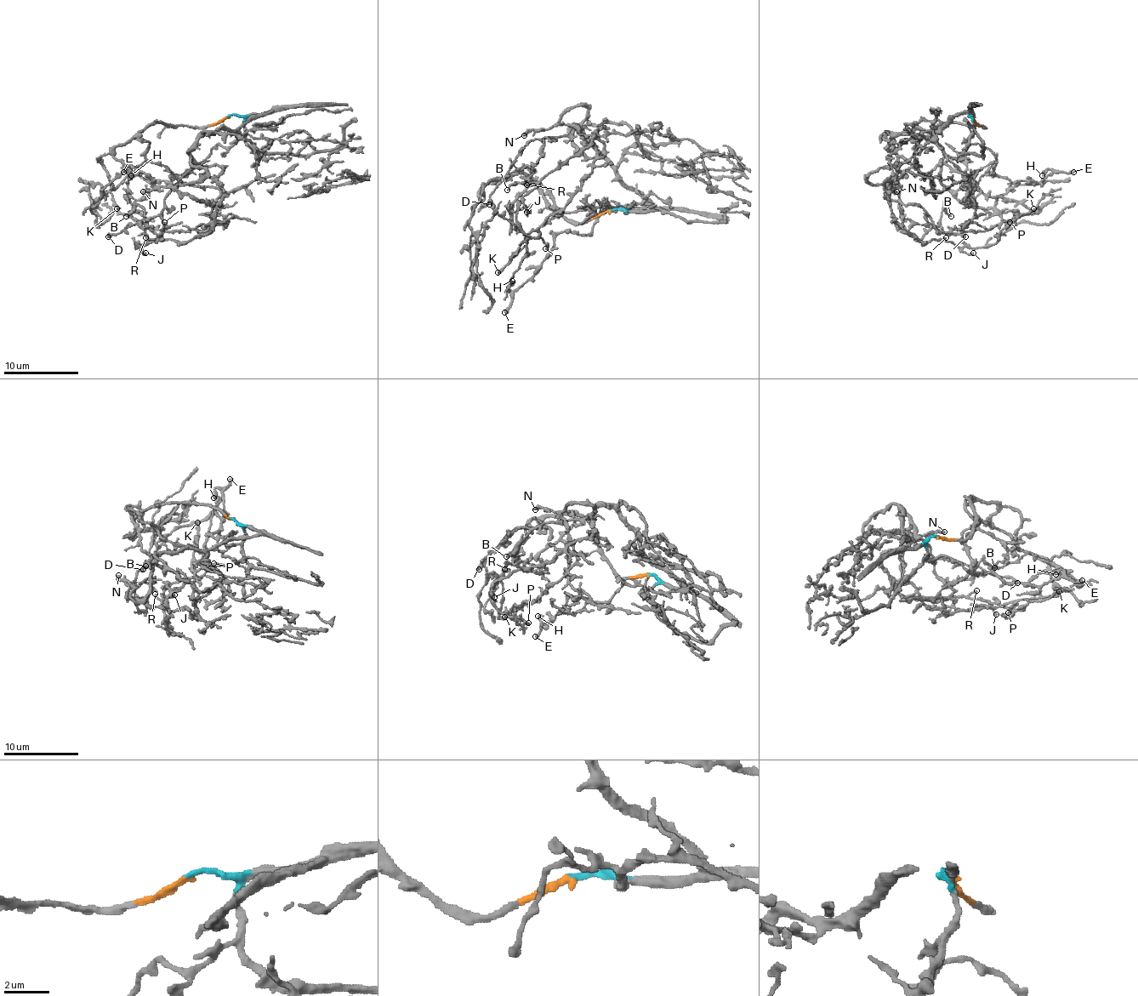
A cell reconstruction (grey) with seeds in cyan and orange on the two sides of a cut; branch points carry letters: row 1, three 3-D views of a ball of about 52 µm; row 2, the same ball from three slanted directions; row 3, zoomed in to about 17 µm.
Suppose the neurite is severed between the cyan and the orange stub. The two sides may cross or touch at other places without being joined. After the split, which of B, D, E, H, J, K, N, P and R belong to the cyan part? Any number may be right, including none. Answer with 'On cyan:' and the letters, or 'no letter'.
On cyan: B, D, E, H, J, K, N, P, R

